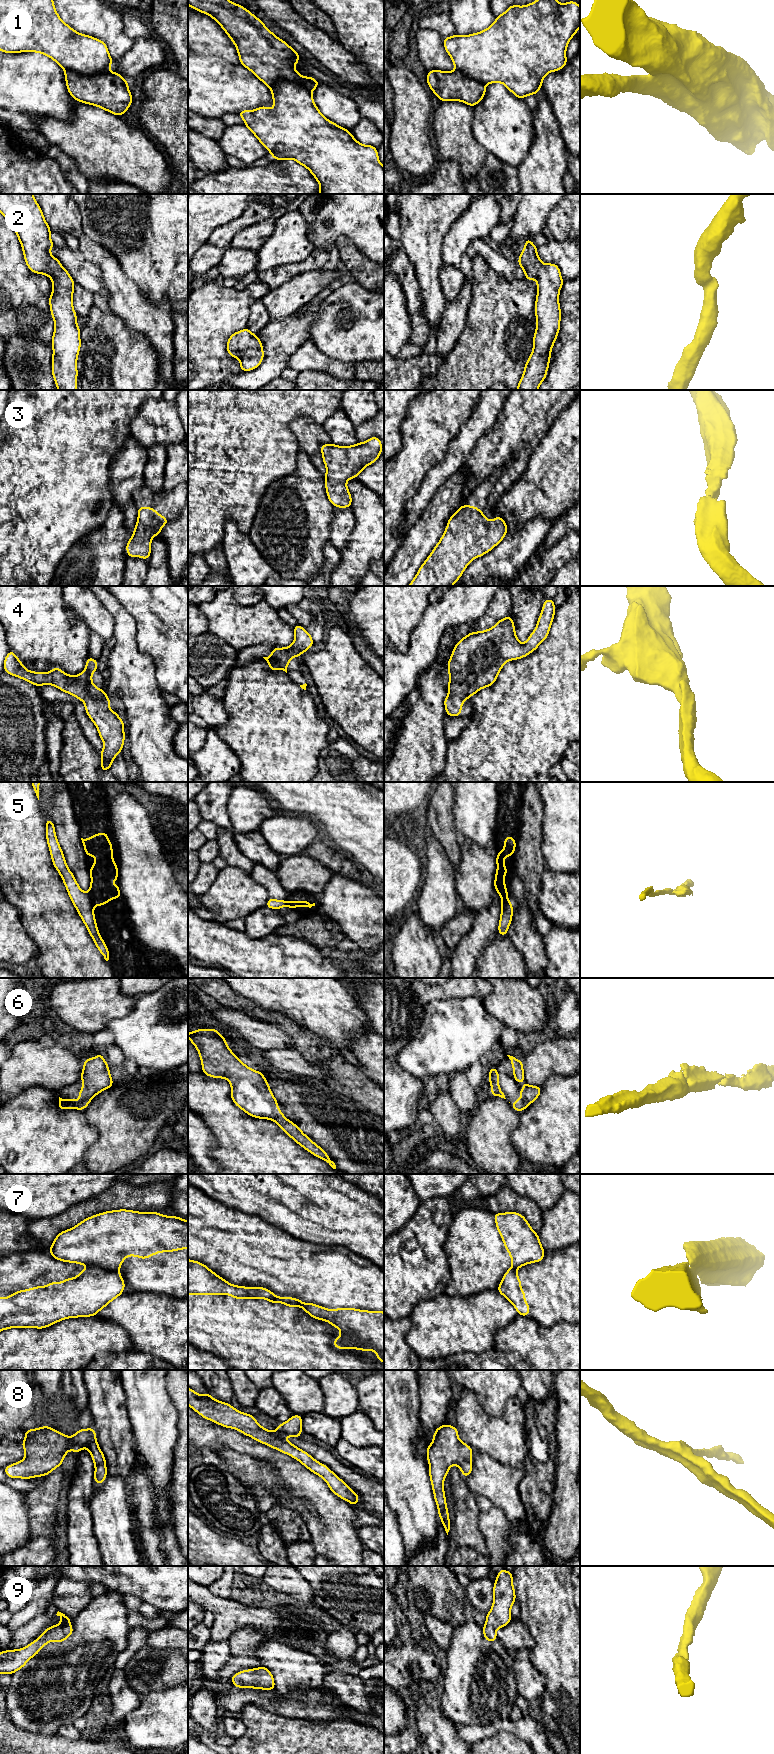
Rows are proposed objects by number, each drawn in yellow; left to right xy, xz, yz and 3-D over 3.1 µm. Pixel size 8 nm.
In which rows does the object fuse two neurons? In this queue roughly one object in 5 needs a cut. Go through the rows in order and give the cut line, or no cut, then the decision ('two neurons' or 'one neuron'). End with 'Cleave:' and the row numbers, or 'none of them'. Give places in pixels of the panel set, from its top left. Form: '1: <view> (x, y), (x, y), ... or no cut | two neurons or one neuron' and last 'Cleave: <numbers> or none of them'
1: no cut | one neuron
2: no cut | one neuron
3: no cut | one neuron
4: no cut | one neuron
5: xy (88, 894), (94, 905) | two neurons
6: no cut | one neuron
7: xy (90, 1264), (96, 1264), (117, 1271) | two neurons
8: no cut | one neuron
9: no cut | one neuron
Cleave: 5, 7

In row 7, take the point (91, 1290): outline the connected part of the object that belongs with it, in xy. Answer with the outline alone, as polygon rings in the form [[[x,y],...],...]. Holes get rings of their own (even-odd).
[[[90,1265],[75,1278],[66,1278],[63,1282],[50,1282],[47,1286],[18,1290],[7,1298],[0,1298],[0,1331],[9,1328],[42,1329],[67,1318],[95,1316],[120,1296],[125,1287],[119,1271]]]

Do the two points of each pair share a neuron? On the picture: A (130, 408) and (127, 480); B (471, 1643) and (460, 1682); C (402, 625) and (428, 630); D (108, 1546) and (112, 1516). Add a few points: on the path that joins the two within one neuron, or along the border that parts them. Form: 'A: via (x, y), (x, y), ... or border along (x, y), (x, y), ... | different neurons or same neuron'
A: border along (130, 435), (124, 445), (114, 455) | different neurons
B: via (469, 1653), (468, 1672) | same neuron
C: border along (427, 606), (420, 623), (413, 630), (408, 649) | different neurons
D: via (112, 1539), (112, 1523) | same neuron

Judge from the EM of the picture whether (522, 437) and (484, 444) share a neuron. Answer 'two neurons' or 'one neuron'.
one neuron

